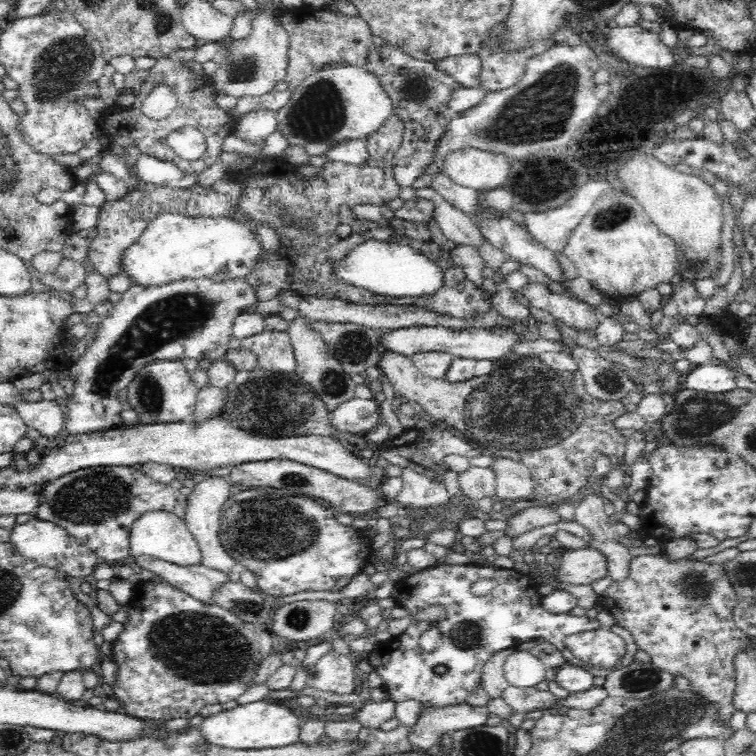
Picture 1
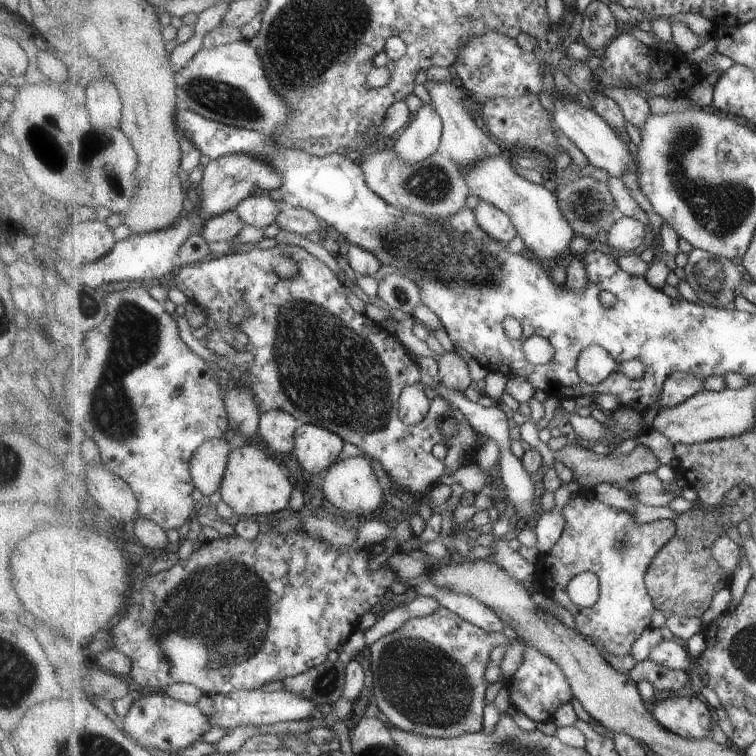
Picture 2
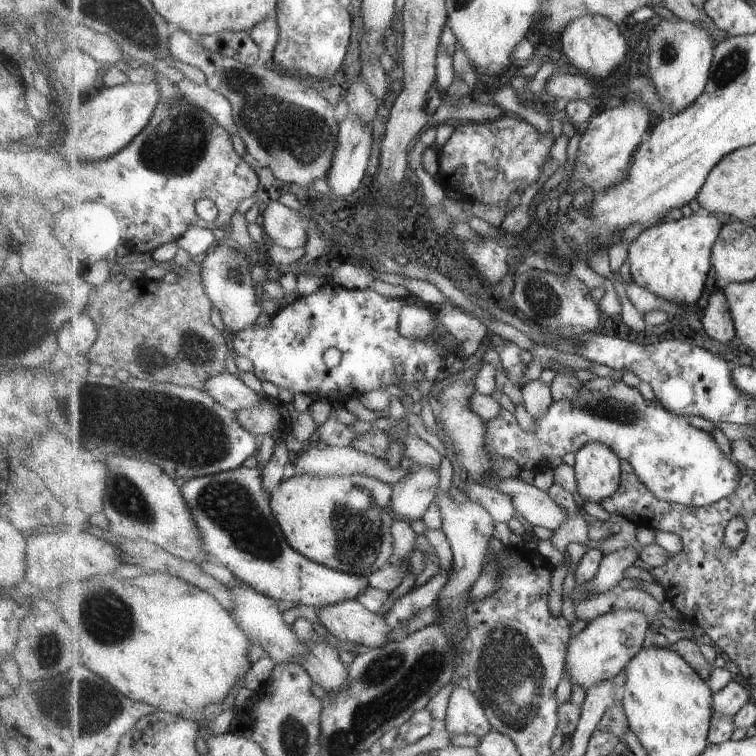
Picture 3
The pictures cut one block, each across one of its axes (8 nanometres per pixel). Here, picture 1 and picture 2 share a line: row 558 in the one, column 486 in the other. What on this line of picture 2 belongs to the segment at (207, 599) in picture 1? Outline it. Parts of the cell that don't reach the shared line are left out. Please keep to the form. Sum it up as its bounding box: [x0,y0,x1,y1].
[424,81,504,175]

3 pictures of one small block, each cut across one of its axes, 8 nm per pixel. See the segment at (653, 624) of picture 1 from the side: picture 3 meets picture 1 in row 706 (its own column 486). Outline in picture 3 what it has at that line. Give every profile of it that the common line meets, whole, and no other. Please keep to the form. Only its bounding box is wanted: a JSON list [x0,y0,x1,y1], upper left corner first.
[445,685,494,737]

